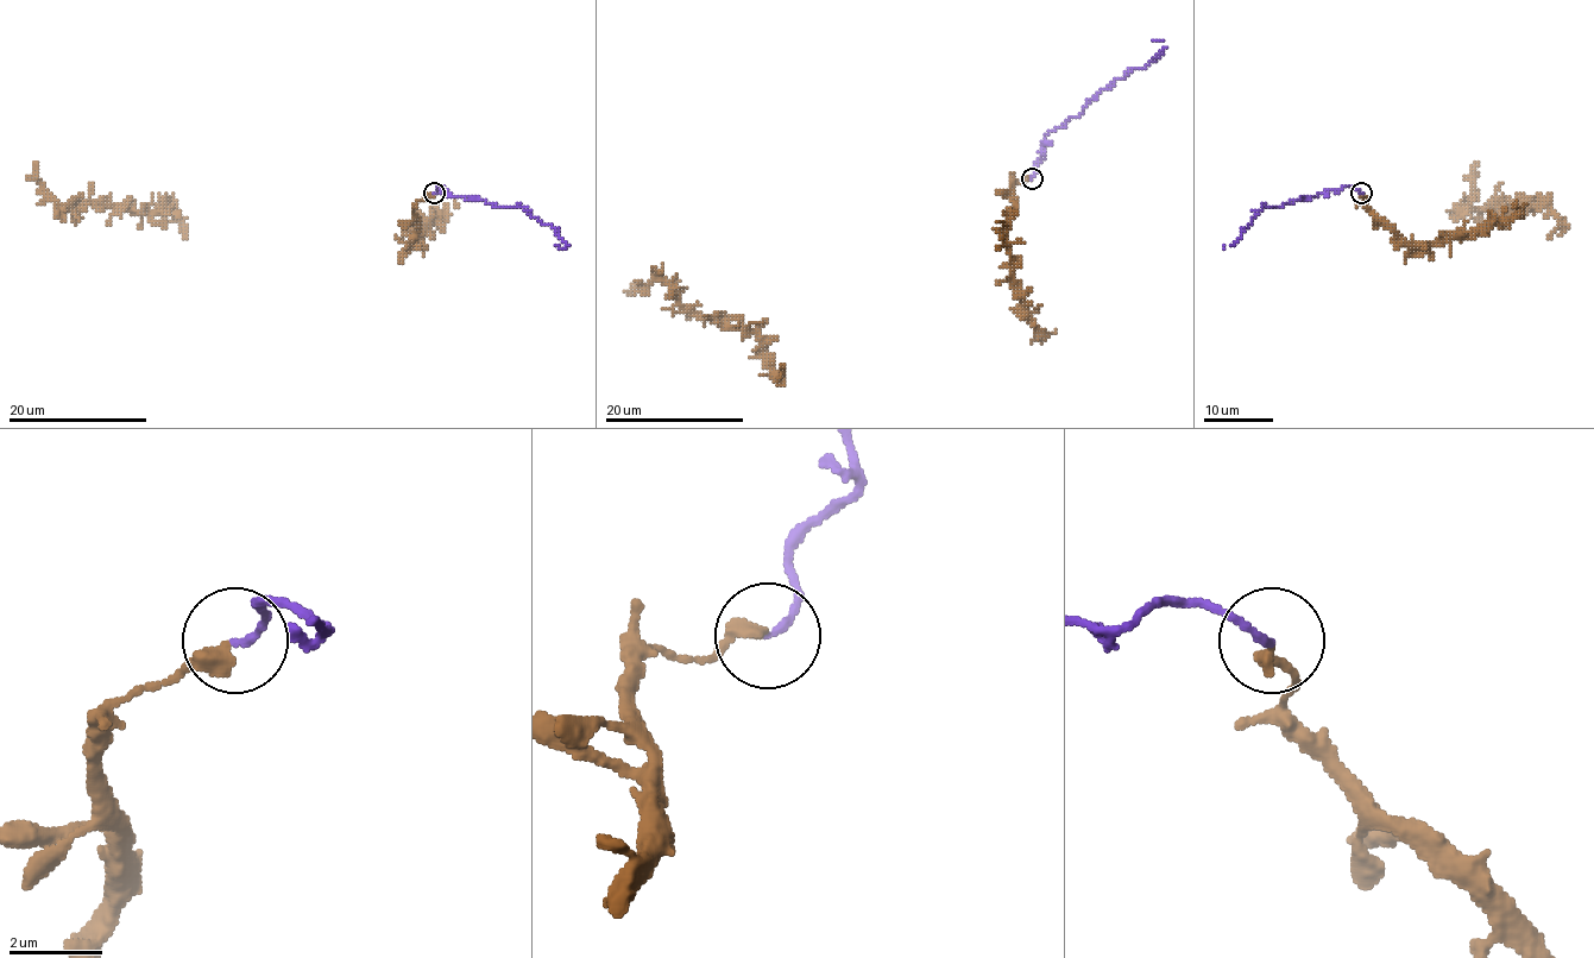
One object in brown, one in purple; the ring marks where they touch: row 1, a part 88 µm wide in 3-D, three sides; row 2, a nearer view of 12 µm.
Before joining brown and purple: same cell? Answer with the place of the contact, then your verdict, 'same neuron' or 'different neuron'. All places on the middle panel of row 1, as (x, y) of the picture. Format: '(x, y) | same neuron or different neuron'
(1032, 178) | different neuron

